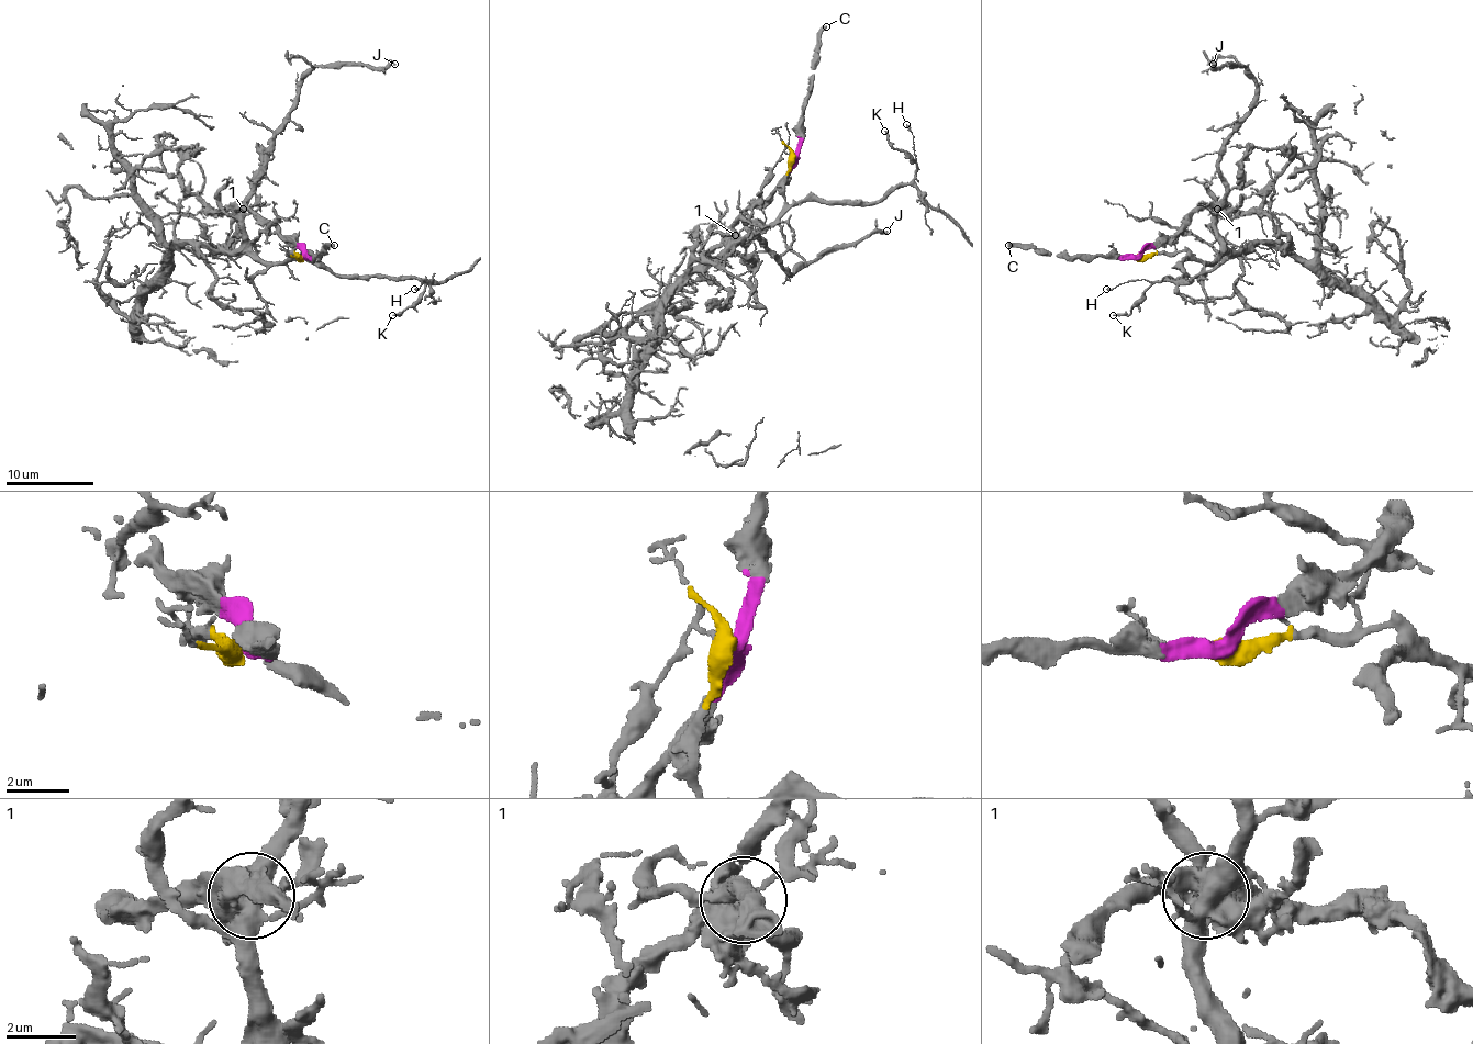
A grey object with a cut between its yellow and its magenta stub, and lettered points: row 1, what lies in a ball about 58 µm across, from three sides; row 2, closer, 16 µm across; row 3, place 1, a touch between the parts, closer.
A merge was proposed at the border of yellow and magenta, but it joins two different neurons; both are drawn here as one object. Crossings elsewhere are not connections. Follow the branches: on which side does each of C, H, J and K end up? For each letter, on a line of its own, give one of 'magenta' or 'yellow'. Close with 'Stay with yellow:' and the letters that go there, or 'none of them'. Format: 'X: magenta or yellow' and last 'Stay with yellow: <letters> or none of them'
C: magenta
H: yellow
J: yellow
K: yellow
Stay with yellow: H, J, K

